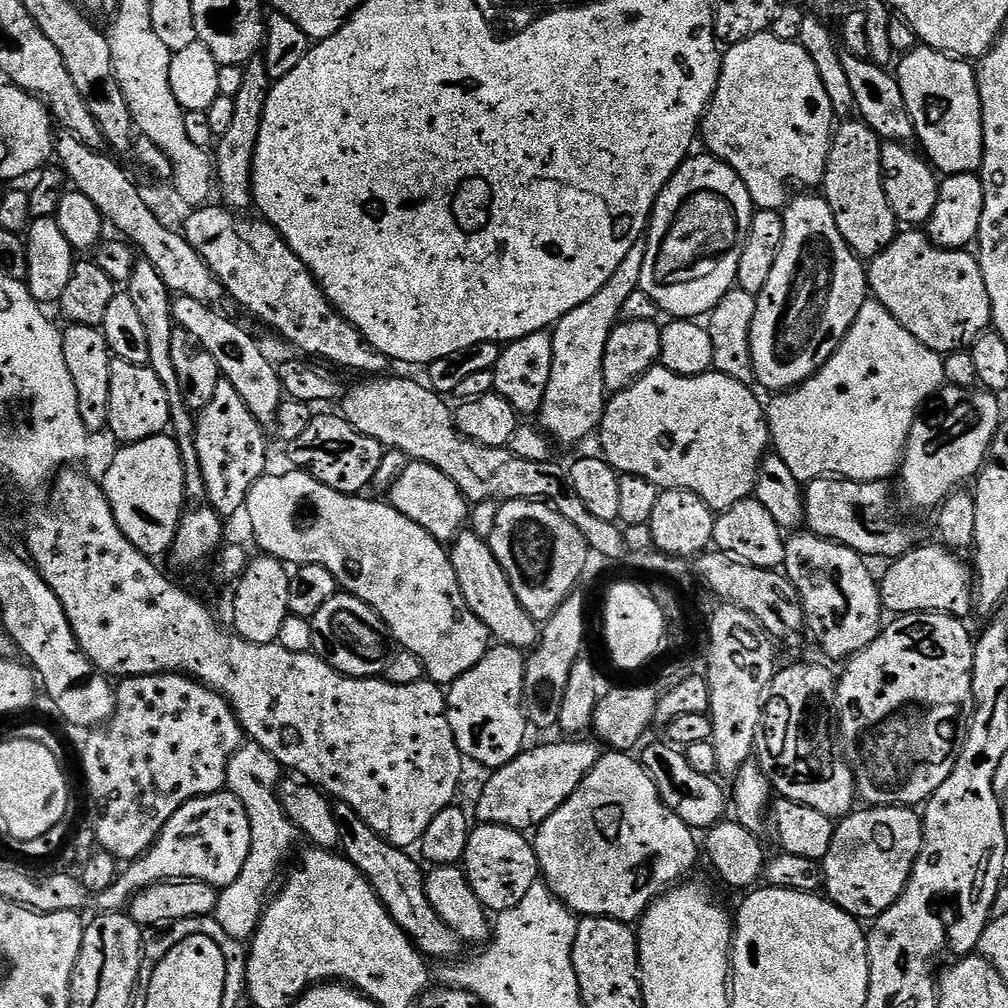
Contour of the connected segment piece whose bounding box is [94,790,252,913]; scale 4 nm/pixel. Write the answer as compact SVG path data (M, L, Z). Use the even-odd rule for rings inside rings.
M227 790L209 796L200 796L186 802L170 818L156 843L128 868L119 873L115 882L101 892L94 900L101 913L119 912L127 909L133 897L154 884L175 881L200 881L223 890L233 884L246 866L246 858L252 849L252 827L246 806L235 794Z

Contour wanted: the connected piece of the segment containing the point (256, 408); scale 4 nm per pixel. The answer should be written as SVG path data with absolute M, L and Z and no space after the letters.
M176 296L172 301L173 321L190 334L194 334L194 338L200 340L200 345L210 354L214 354L214 362L218 362L223 379L230 386L234 386L238 394L242 394L242 402L246 402L254 418L259 420L261 425L271 425L276 411L286 399L277 365L268 361L267 354L256 345L255 338L242 325L235 324L230 317L216 311L220 310L189 296Z

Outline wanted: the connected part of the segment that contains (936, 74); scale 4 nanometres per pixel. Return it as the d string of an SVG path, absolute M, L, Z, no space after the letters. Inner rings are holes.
M917 46L903 53L899 60L894 75L902 86L902 98L906 98L906 110L910 110L916 131L915 139L920 140L919 147L928 163L944 176L979 173L984 161L984 131L976 68L968 65L971 63L967 59L927 46Z

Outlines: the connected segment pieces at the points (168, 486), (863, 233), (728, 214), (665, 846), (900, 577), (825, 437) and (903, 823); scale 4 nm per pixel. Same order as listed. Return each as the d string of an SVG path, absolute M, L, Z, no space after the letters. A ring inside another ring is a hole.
M168 434L146 438L119 450L121 452L113 458L108 473L102 479L104 493L108 495L122 534L126 534L140 552L159 558L175 544L186 512L184 454Z
M848 118L835 129L822 181L822 195L827 200L842 238L861 258L880 255L896 241L898 221L884 189L882 141L873 128L859 118Z
M711 154L704 156L689 155L688 159L680 165L680 169L670 178L670 182L660 191L660 196L656 200L656 207L652 209L650 217L650 227L646 233L646 244L648 248L643 249L644 265L640 271L640 291L645 292L655 304L659 305L661 311L672 318L704 318L711 313L712 309L722 302L722 298L727 292L731 292L736 284L736 275L738 274L738 262L742 262L742 250L748 241L750 226L754 215L754 205L742 178L726 162L716 159Z
M615 750L601 755L600 761L594 766L594 770L581 782L575 794L573 794L561 808L554 810L554 814L550 814L550 818L546 818L546 822L542 822L539 828L535 829L534 847L536 849L536 862L539 871L542 873L543 883L547 884L548 889L550 889L571 912L576 913L577 917L605 916L611 920L623 920L625 922L639 921L640 917L643 916L665 892L677 887L681 881L688 878L686 876L691 874L692 867L696 864L696 848L698 852L697 833L689 824L682 822L682 818L678 818L678 814L674 810L666 807L658 794L658 786L654 786L654 782L650 778L650 774L645 770L643 763L641 763L637 757L635 760L634 757L635 755Z
M939 543L925 548L913 547L904 556L897 556L879 581L880 603L889 613L909 616L915 612L945 612L948 616L968 618L974 612L974 572L959 560L957 553Z
M869 298L840 349L820 371L799 387L771 397L772 405L766 408L771 447L802 482L825 478L887 481L888 476L897 475L914 422L944 383L944 356L918 342L886 306Z
M864 806L836 824L830 850L824 855L827 899L861 922L875 921L900 899L924 841L924 821L919 811L906 808Z

